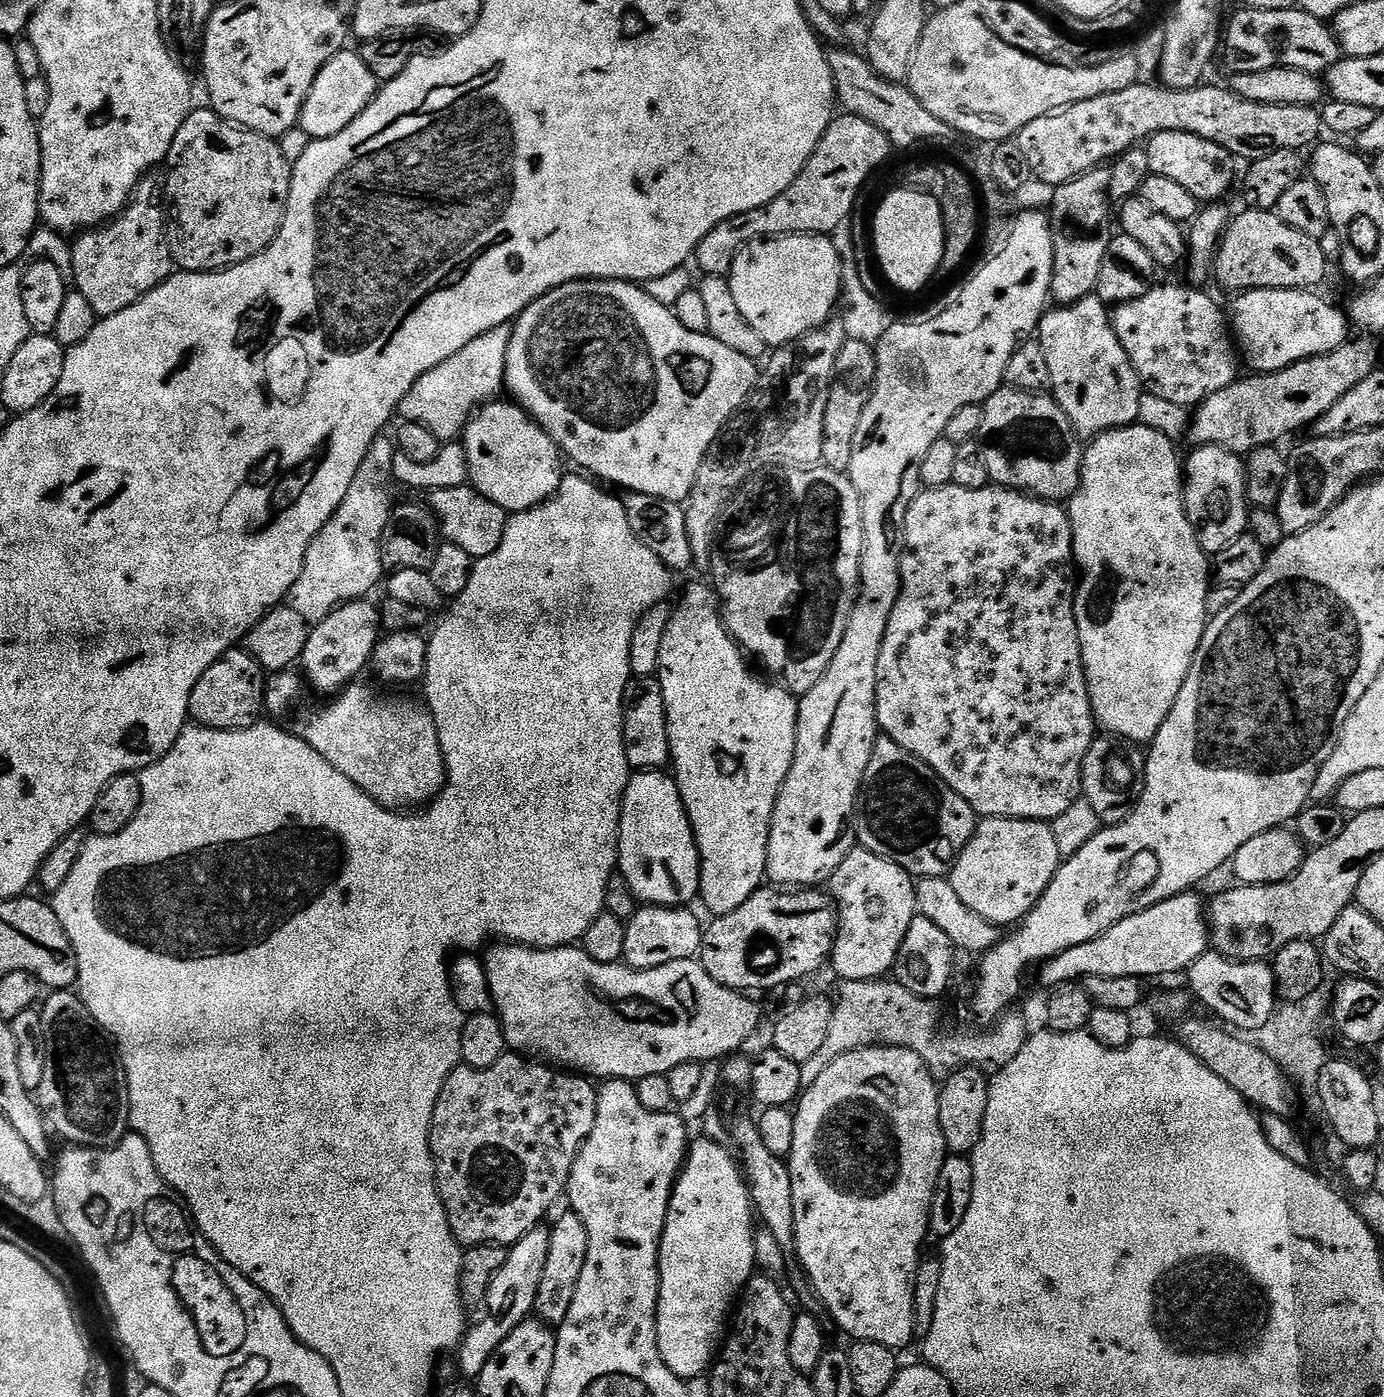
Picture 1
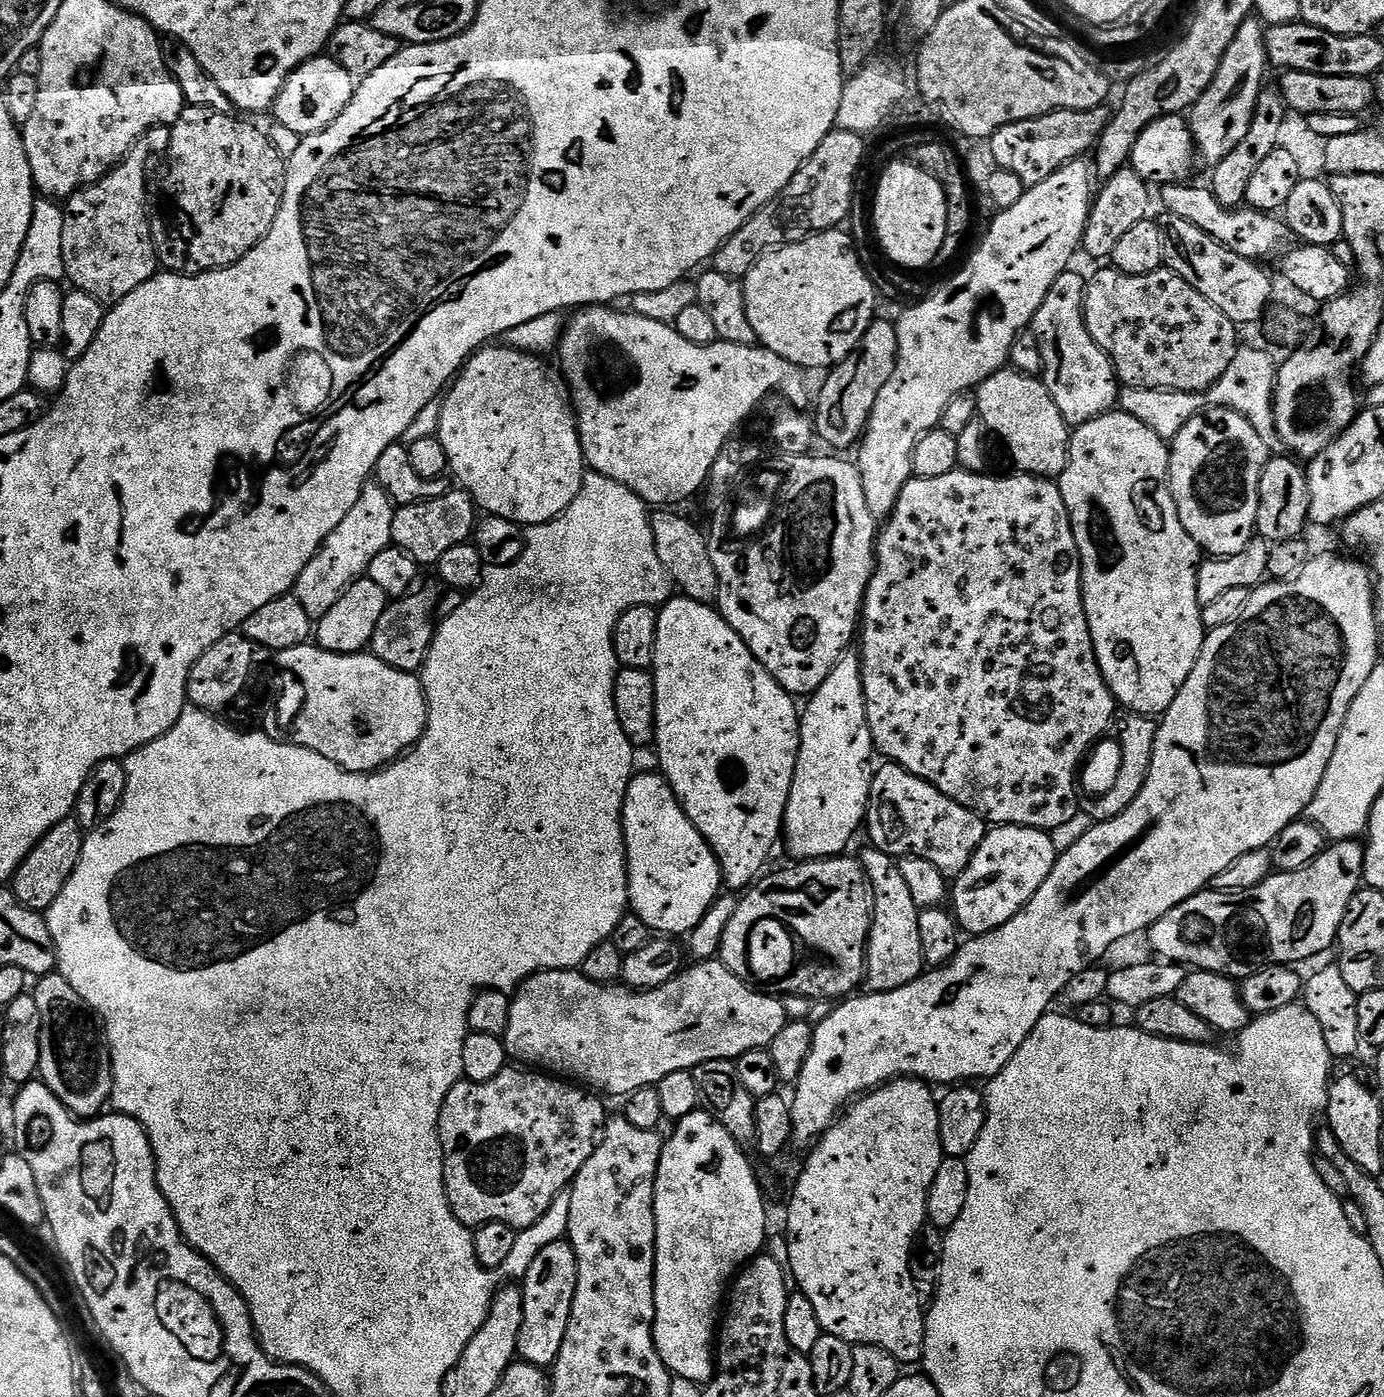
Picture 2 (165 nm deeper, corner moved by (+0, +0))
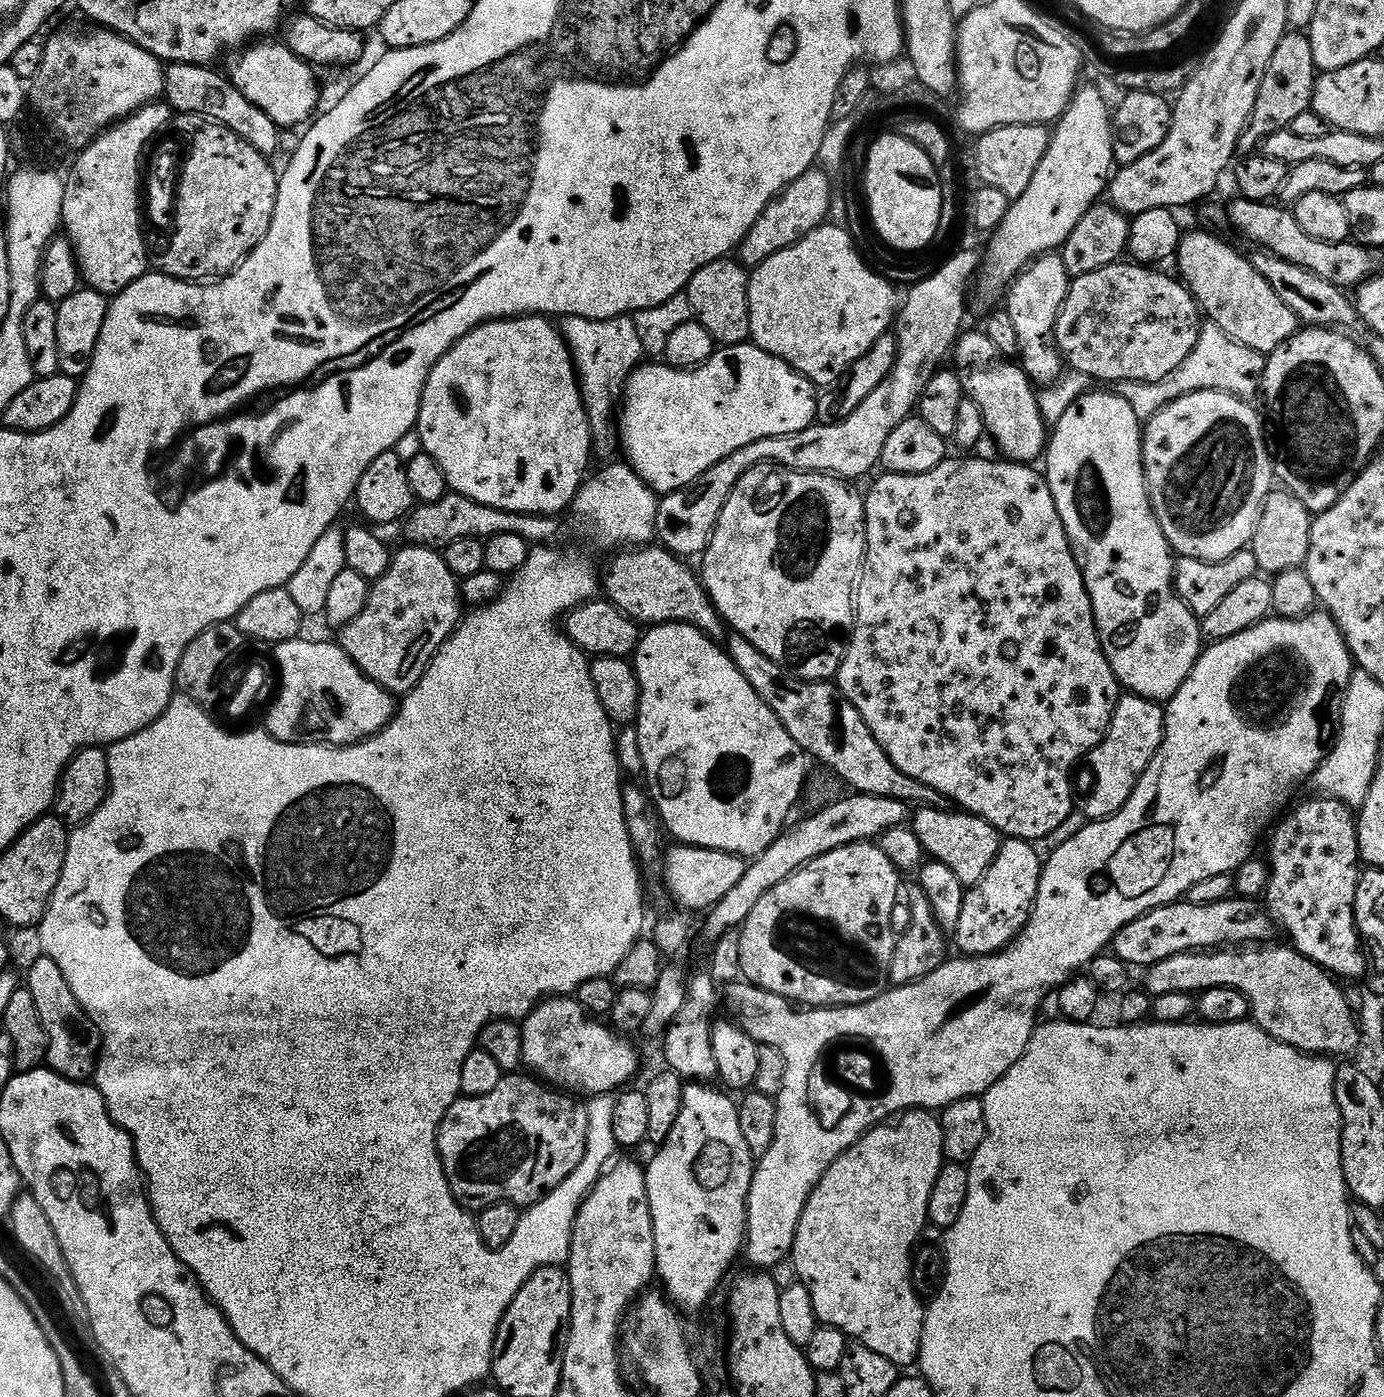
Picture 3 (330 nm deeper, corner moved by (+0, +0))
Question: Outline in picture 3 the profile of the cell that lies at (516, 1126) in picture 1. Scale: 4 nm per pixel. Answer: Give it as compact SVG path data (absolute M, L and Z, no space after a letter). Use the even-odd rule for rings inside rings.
M506 1074L492 1093L456 1100L436 1132L444 1173L456 1201L479 1214L495 1204L515 1204L527 1210L546 1198L578 1170L578 1162L582 1162L586 1154L588 1108L580 1104L583 1103L577 1097L528 1074Z

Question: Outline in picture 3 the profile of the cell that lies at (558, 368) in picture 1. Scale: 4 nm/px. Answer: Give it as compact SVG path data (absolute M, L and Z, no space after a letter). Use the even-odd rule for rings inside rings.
M751 342L717 347L715 354L708 359L708 363L701 364L698 368L676 368L667 362L648 363L649 362L641 363L640 367L633 372L632 377L628 380L626 387L623 389L622 412L624 408L624 417L622 417L621 420L619 417L618 431L622 441L622 452L628 455L625 456L627 463L632 465L632 468L639 474L641 480L657 494L677 492L686 486L690 486L699 476L706 474L706 470L710 470L710 466L722 462L722 458L734 454L734 450L742 450L742 446L750 446L762 438L798 434L802 430L806 430L810 425L817 423L816 395L818 395L818 389L816 385L811 384L801 372L795 372L786 361L779 360L774 354L762 350L758 345Z

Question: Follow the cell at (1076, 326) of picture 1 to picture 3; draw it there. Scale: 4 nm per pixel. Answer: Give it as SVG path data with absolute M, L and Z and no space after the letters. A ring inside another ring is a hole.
M1058 254L1041 256L1033 260L1007 289L1008 304L1006 311L1014 321L1014 330L1018 330L1020 342L1019 359L1022 367L1037 385L1047 386L1061 379L1060 364L1062 353L1056 347L1056 319L1060 307L1068 297L1070 277L1064 260Z

